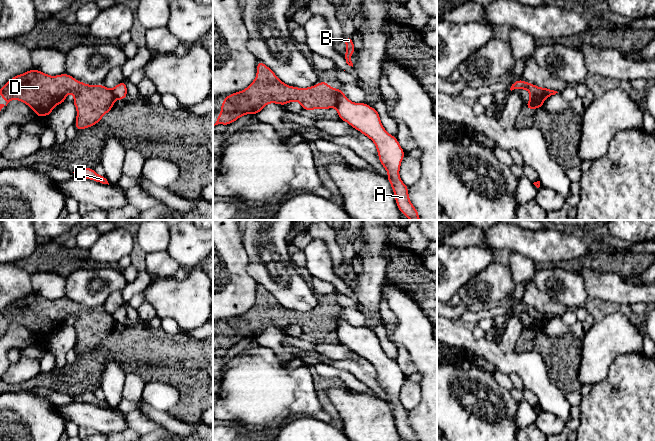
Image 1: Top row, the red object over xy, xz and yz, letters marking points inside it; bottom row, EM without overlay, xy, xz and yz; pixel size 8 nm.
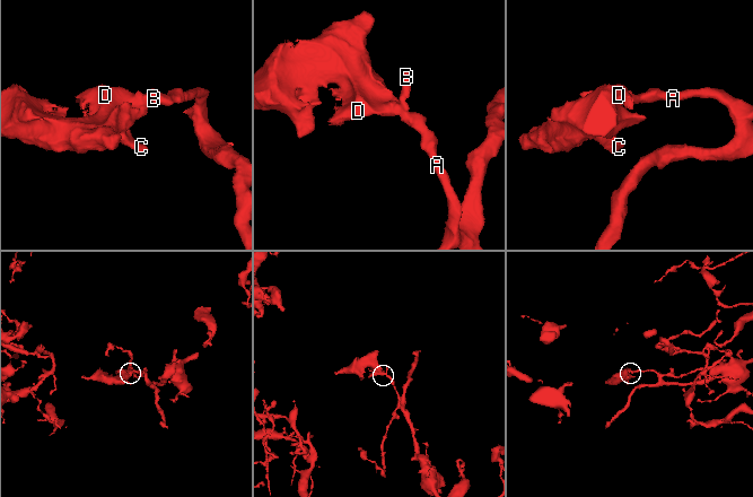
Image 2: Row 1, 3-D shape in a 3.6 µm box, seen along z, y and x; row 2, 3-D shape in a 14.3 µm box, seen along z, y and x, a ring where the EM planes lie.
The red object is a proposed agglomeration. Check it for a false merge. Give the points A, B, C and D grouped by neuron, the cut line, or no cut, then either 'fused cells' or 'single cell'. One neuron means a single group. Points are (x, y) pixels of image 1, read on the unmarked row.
groups A B / C D; cut xz (339, 313), (335, 330); fused cells

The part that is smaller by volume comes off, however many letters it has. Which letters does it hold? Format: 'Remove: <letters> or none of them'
Remove: C, D

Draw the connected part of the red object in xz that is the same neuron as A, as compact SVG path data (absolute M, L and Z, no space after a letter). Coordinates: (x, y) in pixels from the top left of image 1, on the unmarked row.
M339 313L336 333L341 344L346 345L375 367L379 385L388 396L387 403L394 415L400 436L407 441L419 441L409 423L408 410L402 406L399 400L405 376L396 361L386 356L380 346L377 334L365 327L351 326L341 313Z

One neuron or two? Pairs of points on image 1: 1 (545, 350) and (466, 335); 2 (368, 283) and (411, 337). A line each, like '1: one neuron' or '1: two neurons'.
1: two neurons
2: two neurons

